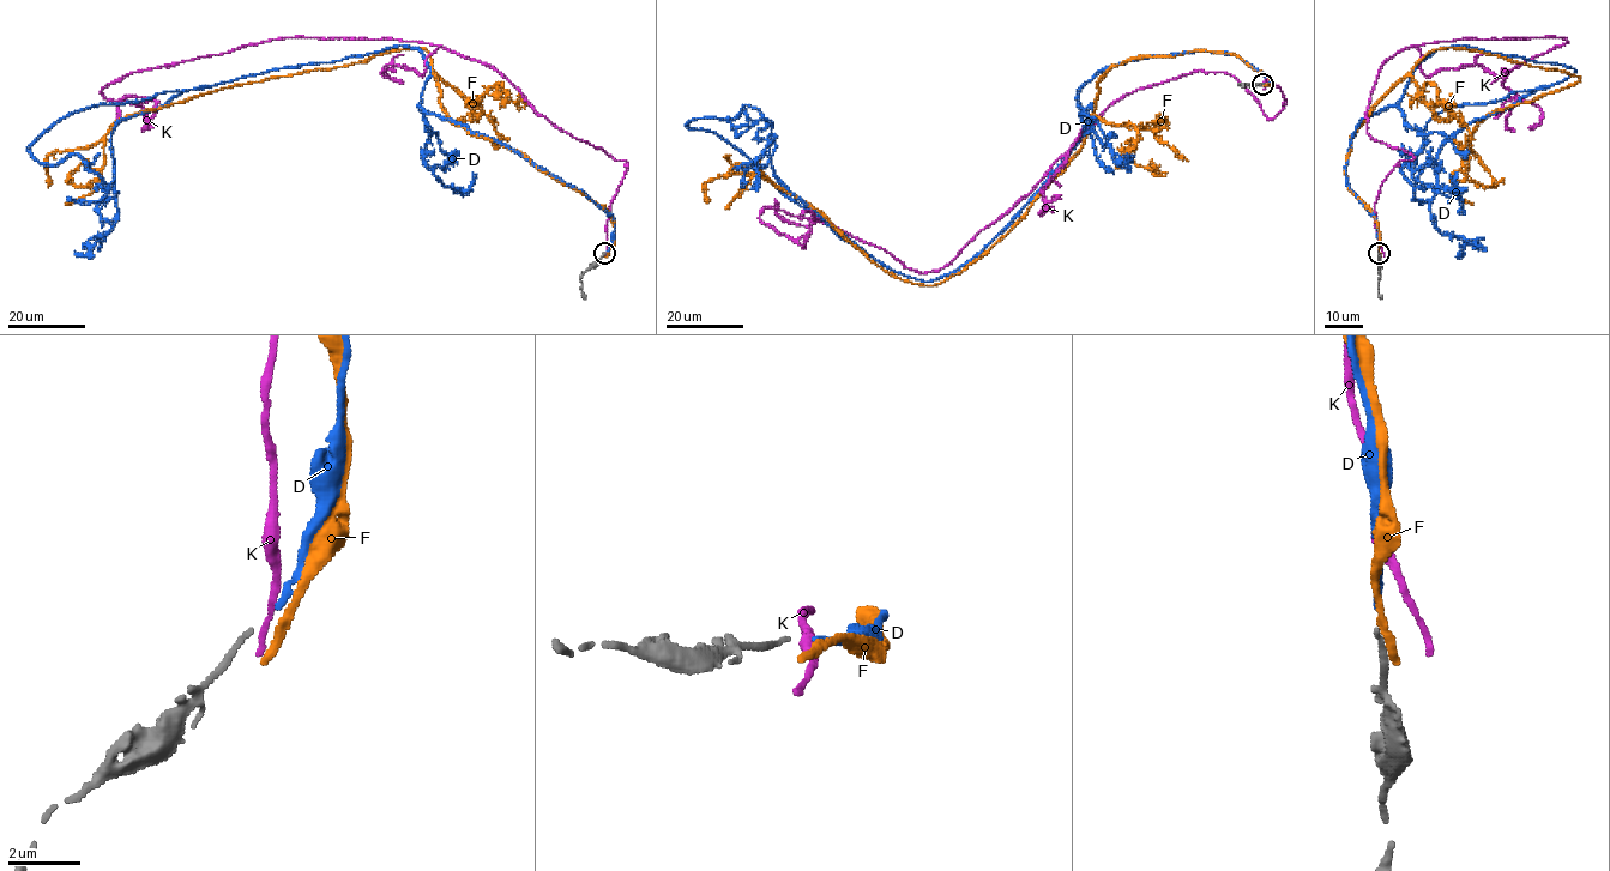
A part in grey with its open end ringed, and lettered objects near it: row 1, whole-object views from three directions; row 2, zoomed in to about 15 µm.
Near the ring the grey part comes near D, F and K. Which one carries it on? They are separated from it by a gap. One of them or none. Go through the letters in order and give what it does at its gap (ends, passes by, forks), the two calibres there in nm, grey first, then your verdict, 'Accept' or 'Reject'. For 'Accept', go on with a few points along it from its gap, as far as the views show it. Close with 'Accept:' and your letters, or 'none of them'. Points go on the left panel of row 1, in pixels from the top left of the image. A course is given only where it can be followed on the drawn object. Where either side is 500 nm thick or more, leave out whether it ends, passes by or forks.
D: It ends there. Thickness 120 nm (grey) against 160 nm. Accept. Its course: (607, 250), (614, 218), (430, 115), (430, 67), (396, 46), (71, 112), (29, 149), (107, 186), (68, 199)
F: It ends there. Thickness 120 nm (grey) against 280 nm. Reject
K: It passes by. Thickness 120 nm (grey) against 160 nm. Reject
Accept: D

